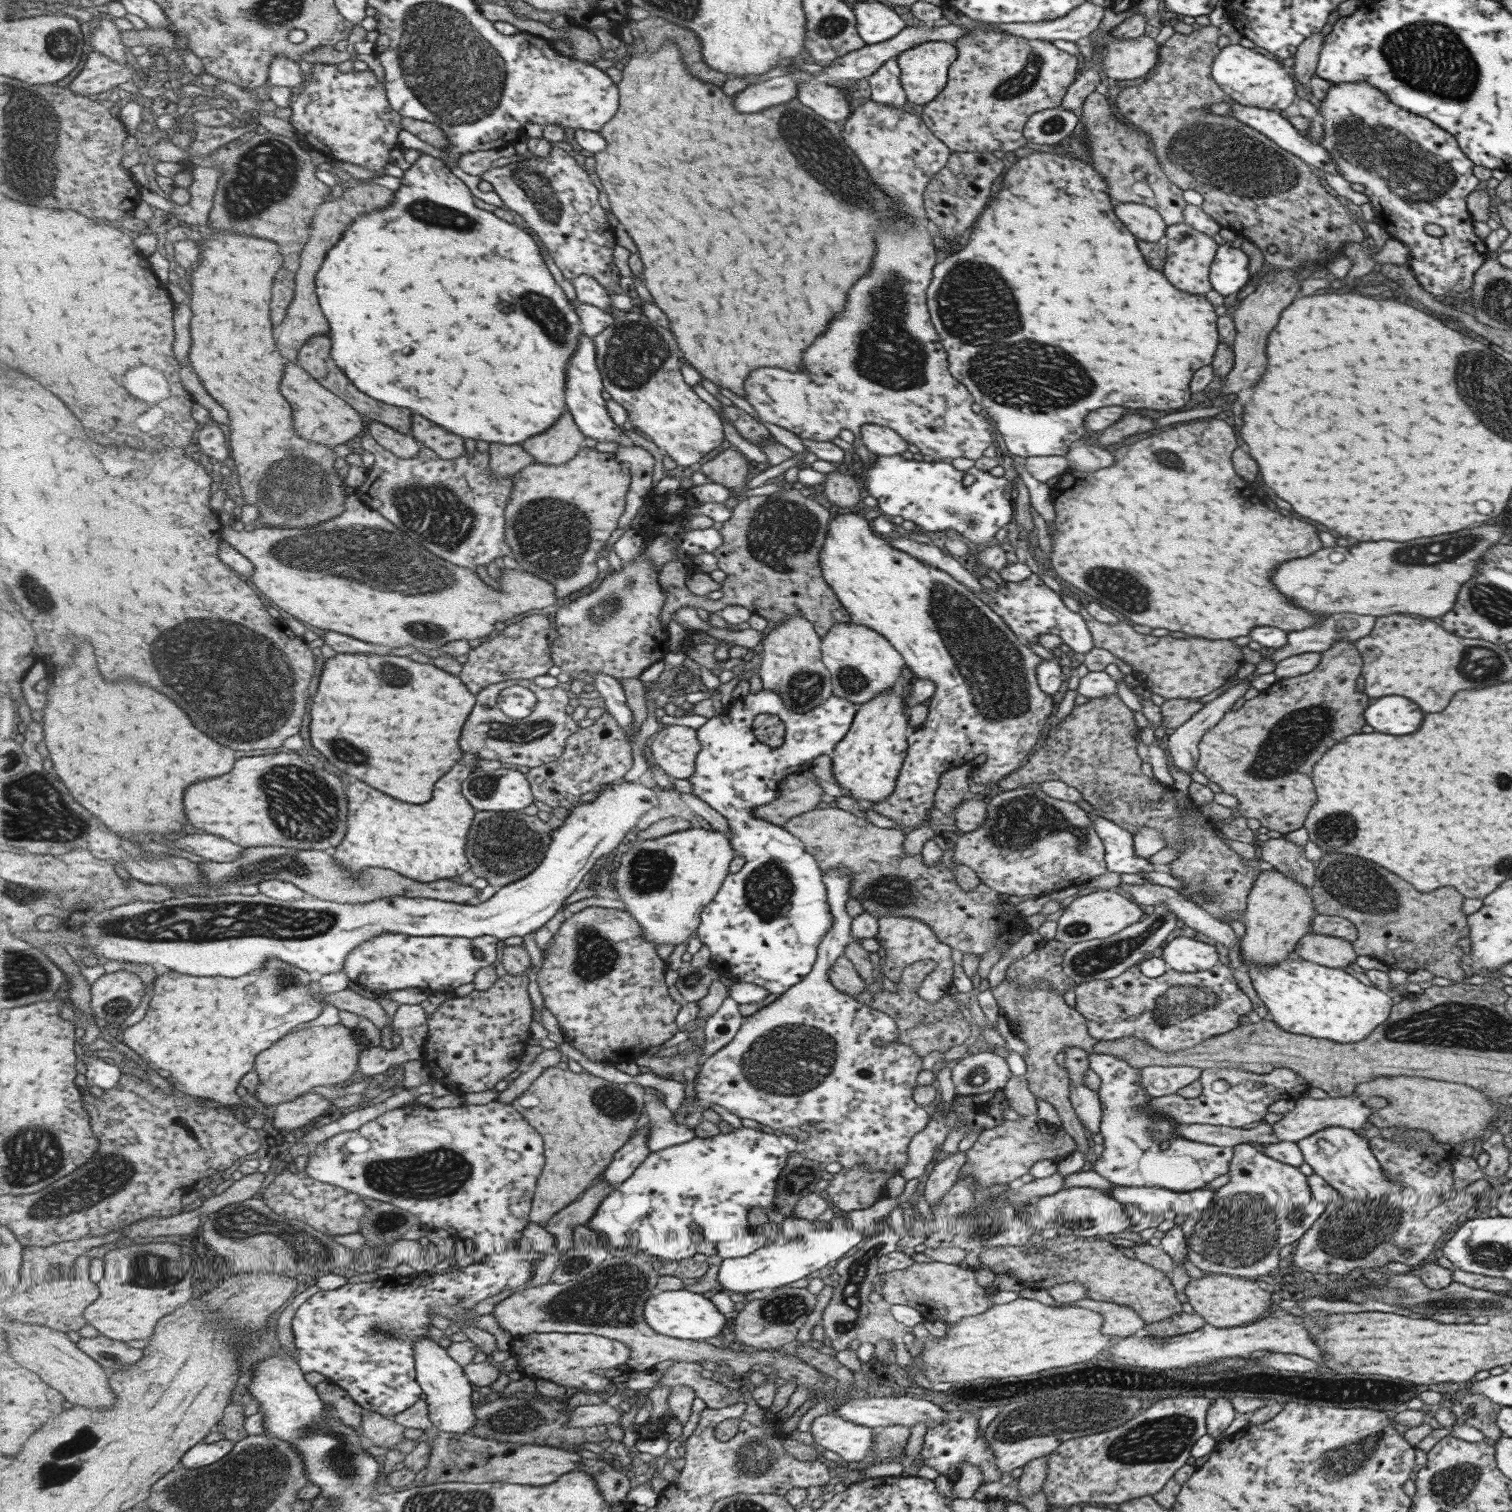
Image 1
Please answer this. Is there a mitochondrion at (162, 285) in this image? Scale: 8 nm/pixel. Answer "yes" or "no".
no

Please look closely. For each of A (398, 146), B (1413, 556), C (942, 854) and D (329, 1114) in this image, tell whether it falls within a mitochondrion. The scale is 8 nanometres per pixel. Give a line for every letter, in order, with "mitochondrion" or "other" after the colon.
A: other
B: mitochondrion
C: other
D: other

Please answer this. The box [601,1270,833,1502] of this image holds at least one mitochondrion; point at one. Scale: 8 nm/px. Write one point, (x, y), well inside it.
(752, 1457)

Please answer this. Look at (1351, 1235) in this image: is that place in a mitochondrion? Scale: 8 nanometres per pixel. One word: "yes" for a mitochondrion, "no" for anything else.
yes

